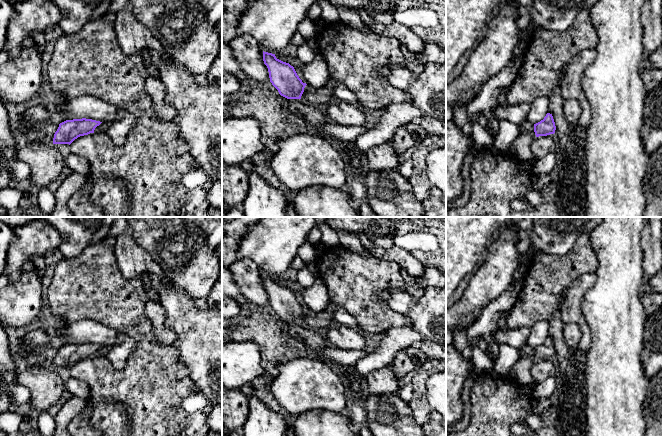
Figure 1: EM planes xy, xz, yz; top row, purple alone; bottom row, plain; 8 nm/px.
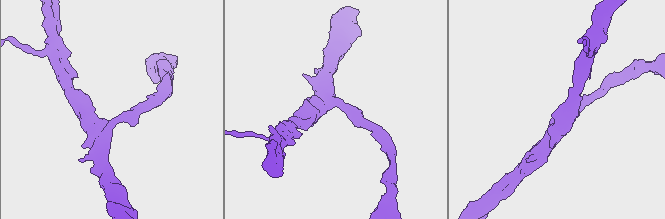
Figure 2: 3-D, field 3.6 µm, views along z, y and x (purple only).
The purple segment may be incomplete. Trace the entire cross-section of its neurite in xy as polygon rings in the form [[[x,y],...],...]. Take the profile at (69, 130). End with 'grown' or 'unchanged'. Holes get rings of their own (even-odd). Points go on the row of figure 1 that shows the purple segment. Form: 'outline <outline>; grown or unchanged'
outline [[[73,119],[66,120],[59,124],[54,134],[53,144],[71,144],[80,136],[94,133],[94,130],[102,122],[92,119]]]; unchanged

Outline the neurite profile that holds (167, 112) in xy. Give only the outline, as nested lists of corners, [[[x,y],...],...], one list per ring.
[[[149,76],[145,80],[145,90],[153,99],[155,114],[158,119],[172,121],[175,117],[175,108],[165,101],[166,87],[158,76]]]

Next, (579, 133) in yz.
[[[576,124],[572,125],[572,129],[573,129],[574,138],[577,140],[578,143],[583,145],[586,137],[586,129]]]

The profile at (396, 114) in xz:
[[[393,102],[385,107],[384,113],[374,120],[368,131],[355,140],[356,146],[366,152],[376,145],[391,141],[399,127],[419,123],[422,117],[422,112],[413,104]]]

